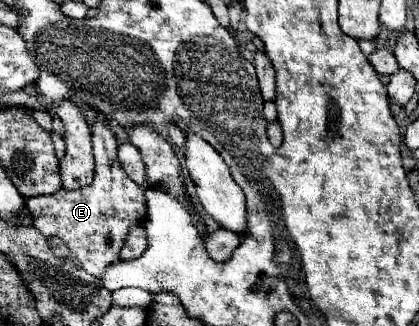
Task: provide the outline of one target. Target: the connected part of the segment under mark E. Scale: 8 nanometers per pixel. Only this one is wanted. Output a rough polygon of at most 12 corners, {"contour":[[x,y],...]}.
{"contour":[[92,114],[94,182],[26,202],[102,278],[146,214],[118,140]]}

